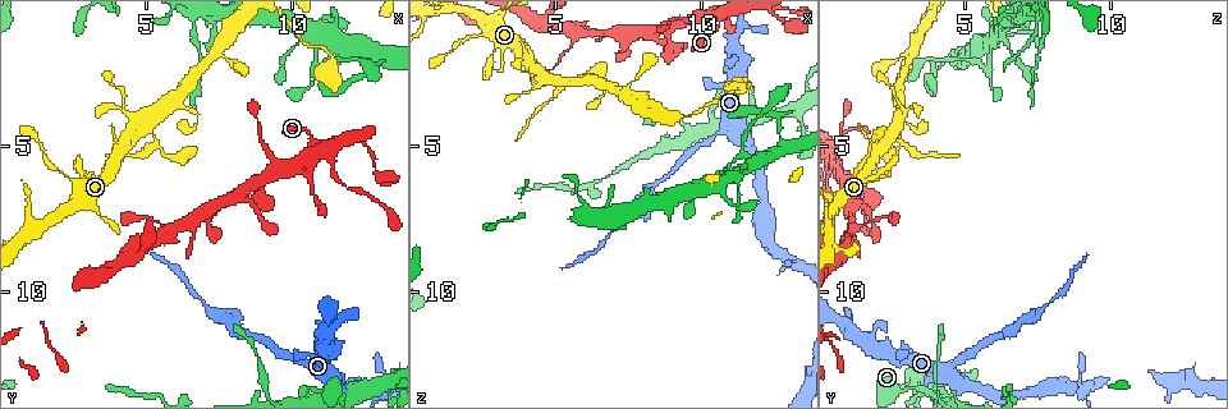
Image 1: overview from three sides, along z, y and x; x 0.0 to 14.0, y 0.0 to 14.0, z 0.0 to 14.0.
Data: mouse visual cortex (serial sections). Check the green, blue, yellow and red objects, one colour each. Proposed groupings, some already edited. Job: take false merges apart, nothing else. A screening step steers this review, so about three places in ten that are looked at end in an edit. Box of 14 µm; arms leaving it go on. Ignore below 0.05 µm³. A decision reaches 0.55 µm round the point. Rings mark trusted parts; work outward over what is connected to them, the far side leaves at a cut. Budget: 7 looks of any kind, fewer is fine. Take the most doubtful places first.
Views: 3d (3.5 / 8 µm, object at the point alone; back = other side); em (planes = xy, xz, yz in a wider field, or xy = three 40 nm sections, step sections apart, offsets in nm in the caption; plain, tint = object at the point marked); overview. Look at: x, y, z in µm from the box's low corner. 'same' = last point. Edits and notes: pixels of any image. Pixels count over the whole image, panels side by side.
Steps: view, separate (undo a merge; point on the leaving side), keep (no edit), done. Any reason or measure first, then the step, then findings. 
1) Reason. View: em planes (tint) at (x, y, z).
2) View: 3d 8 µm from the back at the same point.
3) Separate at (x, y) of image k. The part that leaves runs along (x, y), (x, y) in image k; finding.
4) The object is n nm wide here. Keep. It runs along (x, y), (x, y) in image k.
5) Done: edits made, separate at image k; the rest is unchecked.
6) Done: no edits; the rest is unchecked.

Sudden change in width. View: 3d 3.5 µm at (5.4, 4.8, 2.8).

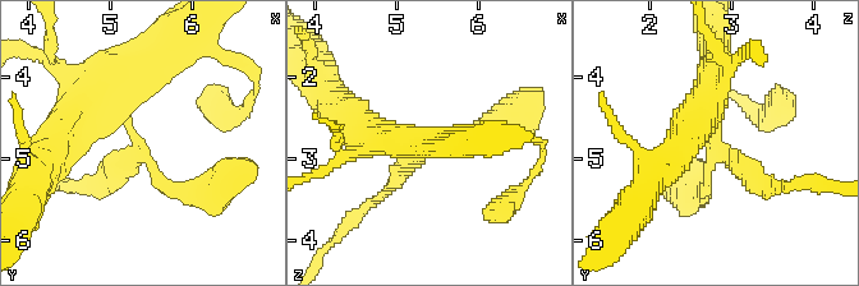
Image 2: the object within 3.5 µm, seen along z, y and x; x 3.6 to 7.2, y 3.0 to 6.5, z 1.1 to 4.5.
3 arms meet here; the arms are 200, 200, 450 nm wide. View: em xy step 2 (tint) at (5.35, 4.90, 2.85).

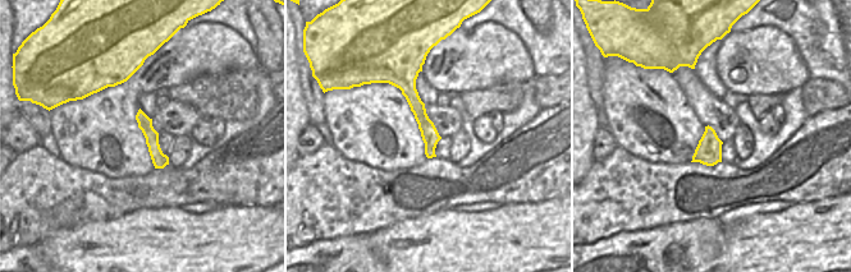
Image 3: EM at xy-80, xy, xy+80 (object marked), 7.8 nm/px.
Keep. It runs along (92, 97), (123, 109), (170, 188), (206, 192) in image 2; one cell here.

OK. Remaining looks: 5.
Narrows sharply. View: em xy step 3 (tint) at (10.5, 12.5, 4.6).

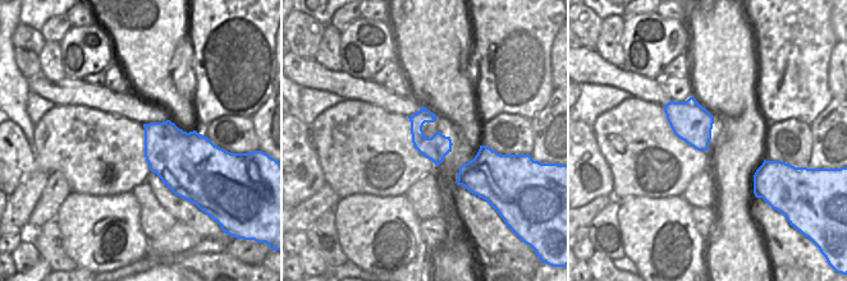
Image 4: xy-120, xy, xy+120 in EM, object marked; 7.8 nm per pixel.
Wider look. View: 3d 3.5 µm from the back at the same point.

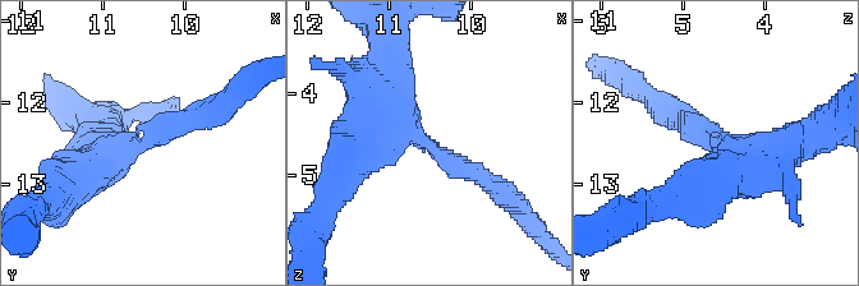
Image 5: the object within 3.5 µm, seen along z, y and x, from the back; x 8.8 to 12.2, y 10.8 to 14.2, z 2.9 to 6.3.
The object is 200 nm wide here. Keep. It runs along (391, 79), (399, 118), (496, 190) in image 5; one cell here.

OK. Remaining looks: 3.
A narrow waist. View: 3d 3.5 µm at (7.0, 10.5, 7.9).

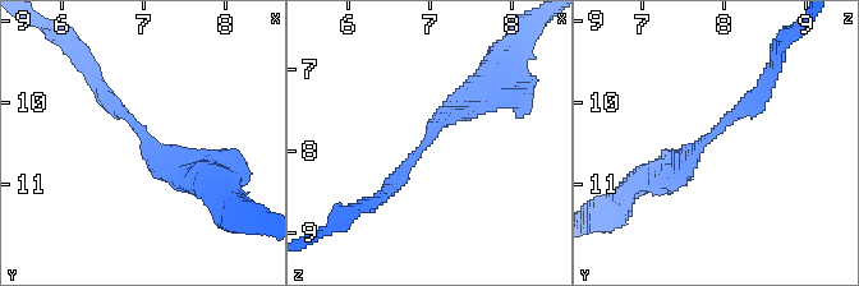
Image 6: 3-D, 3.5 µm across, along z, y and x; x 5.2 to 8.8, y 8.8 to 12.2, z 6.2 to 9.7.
The arms are 200, 300 nm wide; now the EM. View: em xy step 1 (tint) at (6.95, 10.40, 7.90).

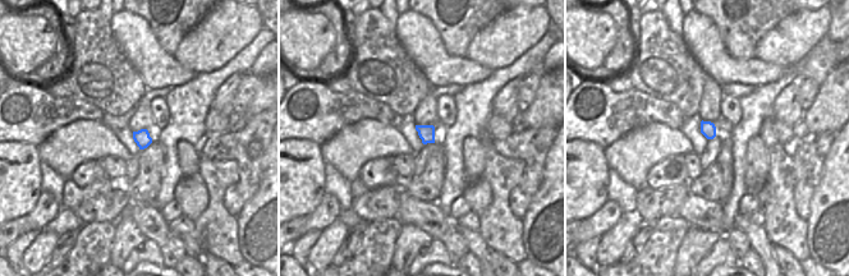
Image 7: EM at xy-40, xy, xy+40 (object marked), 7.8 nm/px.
Keep. It runs along (478, 93), (432, 129), (385, 192) in image 6; one cell here.

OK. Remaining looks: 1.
Done: no edits; the rest is unchecked.

